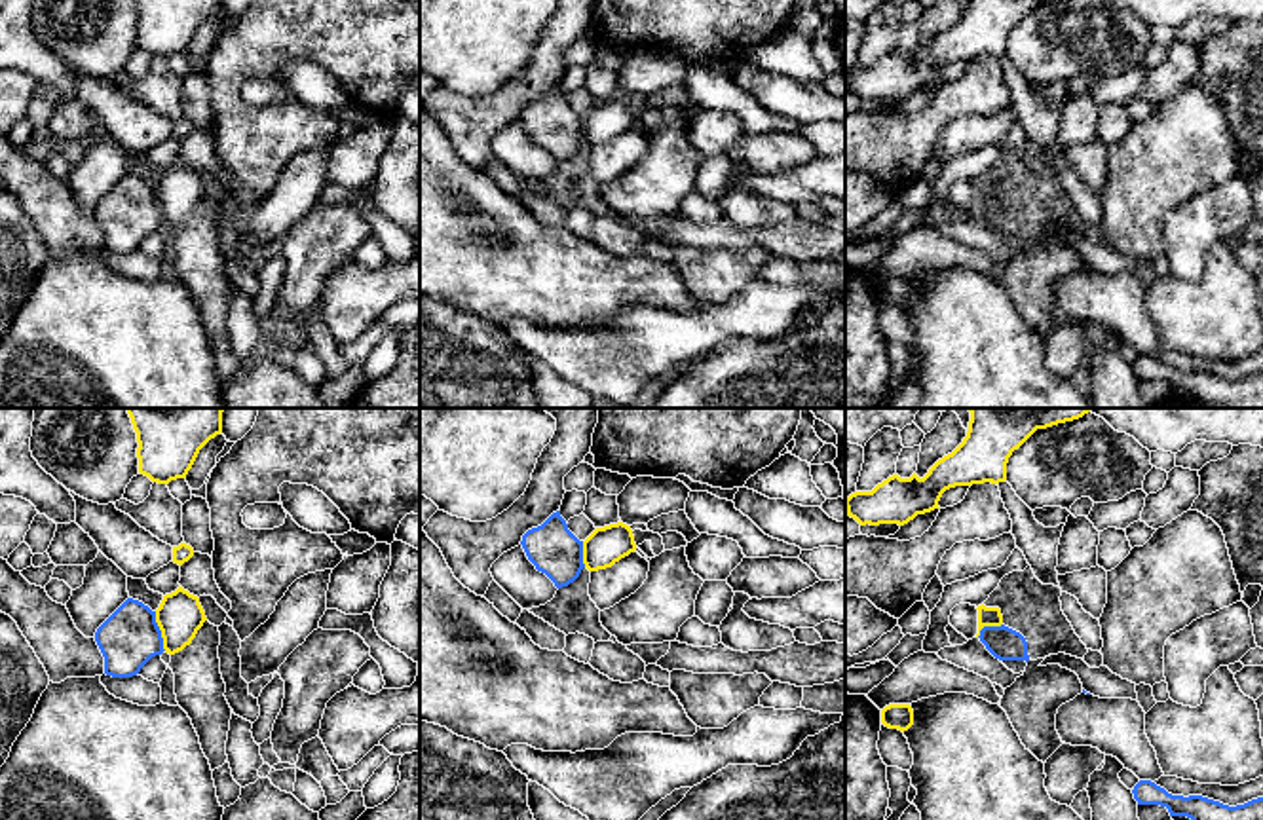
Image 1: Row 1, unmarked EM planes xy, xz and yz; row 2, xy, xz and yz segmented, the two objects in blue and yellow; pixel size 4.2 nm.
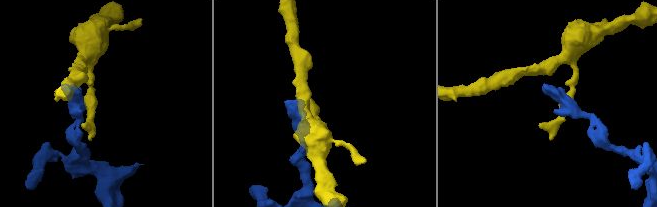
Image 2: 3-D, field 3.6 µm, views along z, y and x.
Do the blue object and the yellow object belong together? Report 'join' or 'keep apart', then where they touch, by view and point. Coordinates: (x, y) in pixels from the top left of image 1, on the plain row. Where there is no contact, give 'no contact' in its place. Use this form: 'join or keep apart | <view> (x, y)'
keep apart | xy (160, 205)

